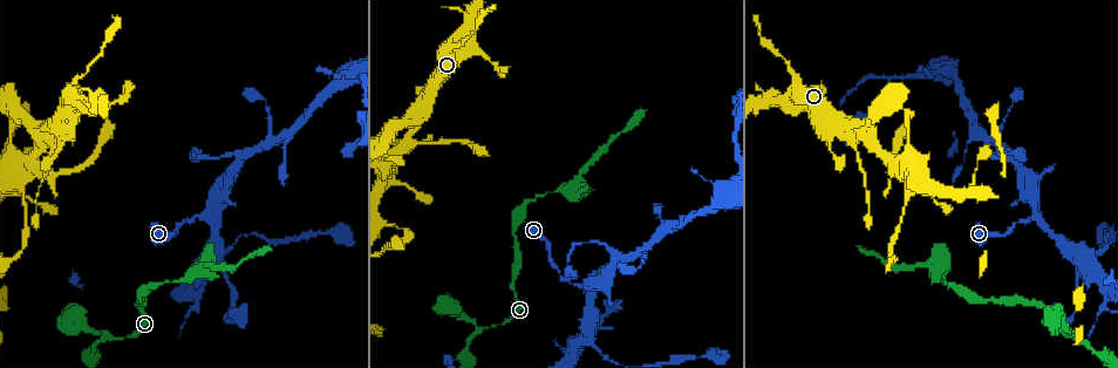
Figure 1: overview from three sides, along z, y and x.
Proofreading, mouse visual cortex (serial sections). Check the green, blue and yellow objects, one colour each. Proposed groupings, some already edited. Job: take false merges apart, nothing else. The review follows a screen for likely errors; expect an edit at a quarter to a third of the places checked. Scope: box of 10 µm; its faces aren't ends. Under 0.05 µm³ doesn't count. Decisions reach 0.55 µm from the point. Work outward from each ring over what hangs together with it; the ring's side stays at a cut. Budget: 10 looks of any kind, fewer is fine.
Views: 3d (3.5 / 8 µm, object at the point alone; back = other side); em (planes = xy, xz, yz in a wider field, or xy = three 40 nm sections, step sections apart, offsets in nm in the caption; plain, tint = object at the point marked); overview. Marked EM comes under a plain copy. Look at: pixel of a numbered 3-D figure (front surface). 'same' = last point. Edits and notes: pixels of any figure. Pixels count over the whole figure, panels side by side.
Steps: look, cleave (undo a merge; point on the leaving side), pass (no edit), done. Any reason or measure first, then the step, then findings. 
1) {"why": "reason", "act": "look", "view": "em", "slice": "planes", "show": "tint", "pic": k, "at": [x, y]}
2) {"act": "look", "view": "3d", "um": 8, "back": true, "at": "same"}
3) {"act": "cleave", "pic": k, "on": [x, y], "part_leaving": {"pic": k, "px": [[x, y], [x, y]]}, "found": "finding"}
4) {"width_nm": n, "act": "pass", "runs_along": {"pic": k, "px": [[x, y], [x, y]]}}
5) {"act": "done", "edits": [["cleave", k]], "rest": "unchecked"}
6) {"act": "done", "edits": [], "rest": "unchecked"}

{"why": "arms part here", "act": "look", "view": "3d", "um": 3.5, "pic": 1, "at": [1035, 212]}

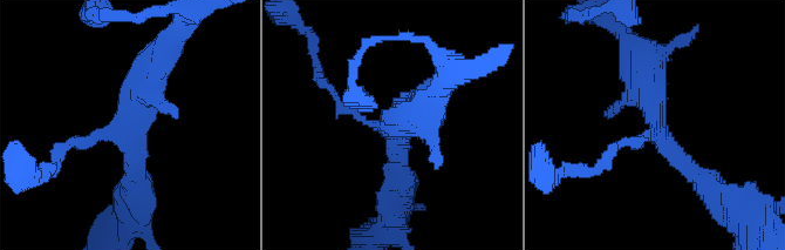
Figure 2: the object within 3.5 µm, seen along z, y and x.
{"why": "need the tissue", "act": "look", "view": "em", "slice": "xy", "step": 5, "show": "tint", "pic": 2, "at": [372, 124]}

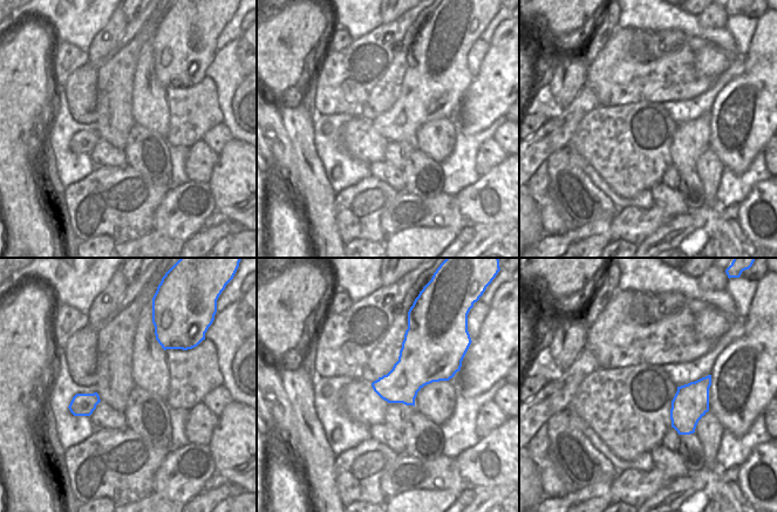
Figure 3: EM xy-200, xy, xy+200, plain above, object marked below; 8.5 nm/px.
{"width_nm": 320, "act": "pass", "runs_along": {"pic": 2, "px": [[57, 156], [104, 135], [155, 62]]}, "found": "continuous, no second cell"}

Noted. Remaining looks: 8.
{"why": "three arms meet", "act": "look", "view": "3d", "um": 8, "back": true, "pic": 1, "at": [483, 330]}

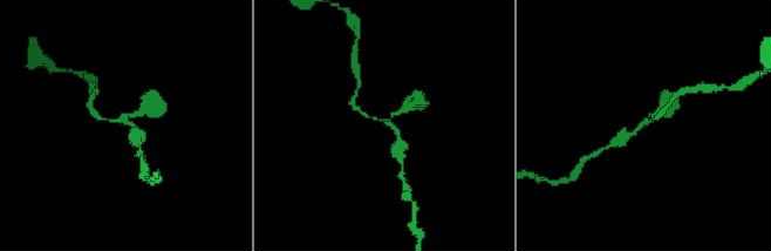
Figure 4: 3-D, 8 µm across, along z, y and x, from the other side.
{"act": "look", "view": "3d", "um": 3.5, "at": "same"}

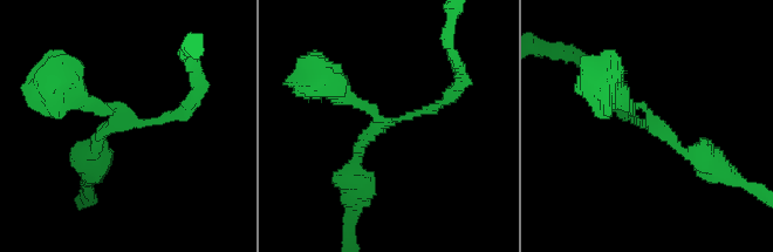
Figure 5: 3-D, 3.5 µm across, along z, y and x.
{"act": "look", "view": "em", "slice": "planes", "show": "tint", "pic": 5, "at": [648, 121]}

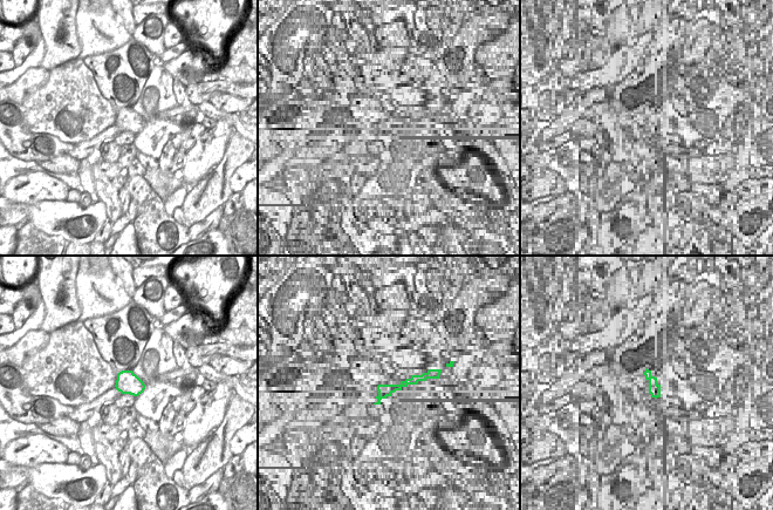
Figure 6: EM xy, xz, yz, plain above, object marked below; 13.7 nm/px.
{"arms": 3, "arm_widths_nm": [150, 150, 200], "act": "pass", "runs_along": {"pic": 5, "px": [[187, 109], [127, 124], [68, 84]]}, "found": "continuous, no second cell"}

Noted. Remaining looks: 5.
{"why": "sharp bend", "act": "look", "view": "3d", "um": 8, "pic": 1, "at": [64, 136]}

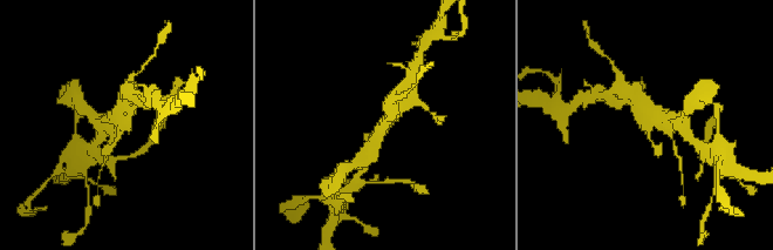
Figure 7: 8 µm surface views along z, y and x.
{"why": "zoom in", "act": "look", "view": "3d", "um": 3.5, "at": "same"}

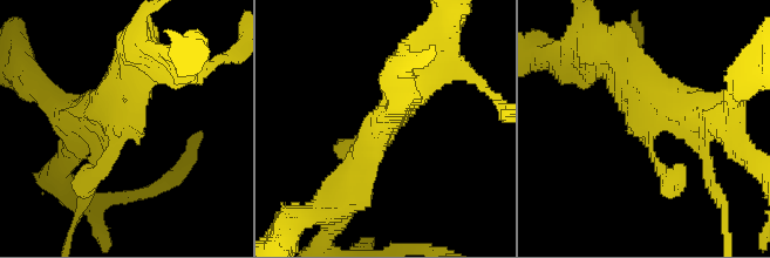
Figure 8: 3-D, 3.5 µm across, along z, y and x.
{"why": "need the tissue", "act": "look", "view": "em", "slice": "xy", "step": 2, "show": "tint", "pic": 8, "at": [652, 125]}

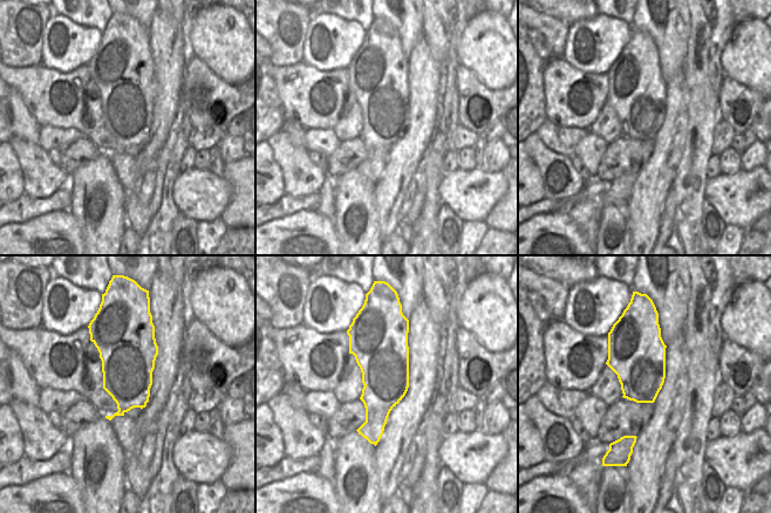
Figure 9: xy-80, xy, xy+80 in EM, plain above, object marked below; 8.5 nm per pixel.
{"act": "pass", "runs_along": {"pic": 8, "px": [[134, 61], [83, 184]]}, "found": "all the same cell"}

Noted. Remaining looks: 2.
{"why": "branch point", "act": "look", "view": "3d", "um": 3.5, "back": true, "pic": 1, "at": [32, 162]}

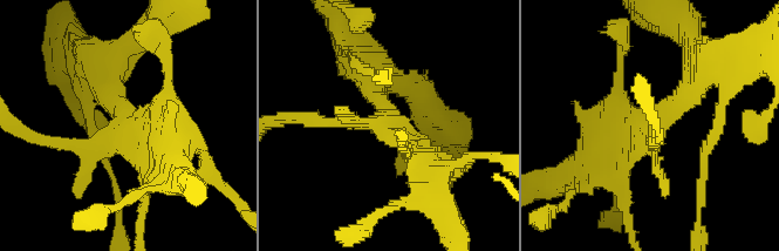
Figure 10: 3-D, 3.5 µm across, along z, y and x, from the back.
{"why": "need the tissue", "act": "look", "view": "em", "slice": "planes", "show": "tint", "pic": 10, "at": [394, 120]}

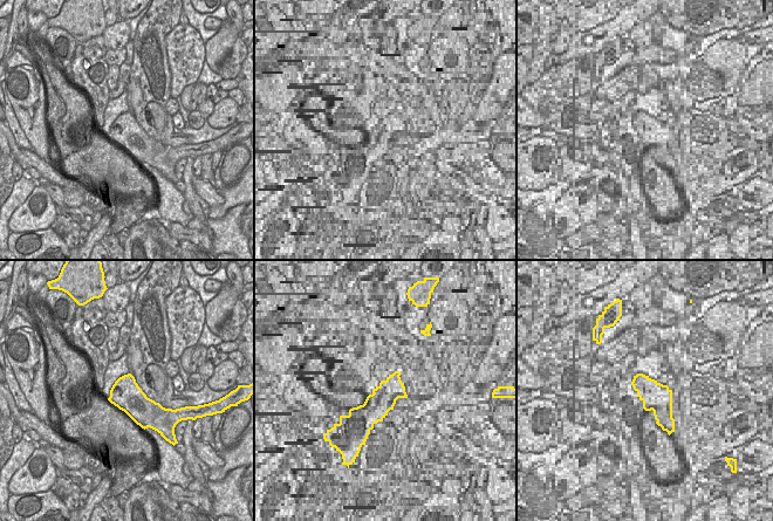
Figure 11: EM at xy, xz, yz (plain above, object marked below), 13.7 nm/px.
{"act": "pass", "runs_along": {"pic": 10, "px": [[706, 69], [599, 151]]}, "found": "one cell here"}

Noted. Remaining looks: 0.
{"act": "done", "edits": [], "rest": "unchecked"}

